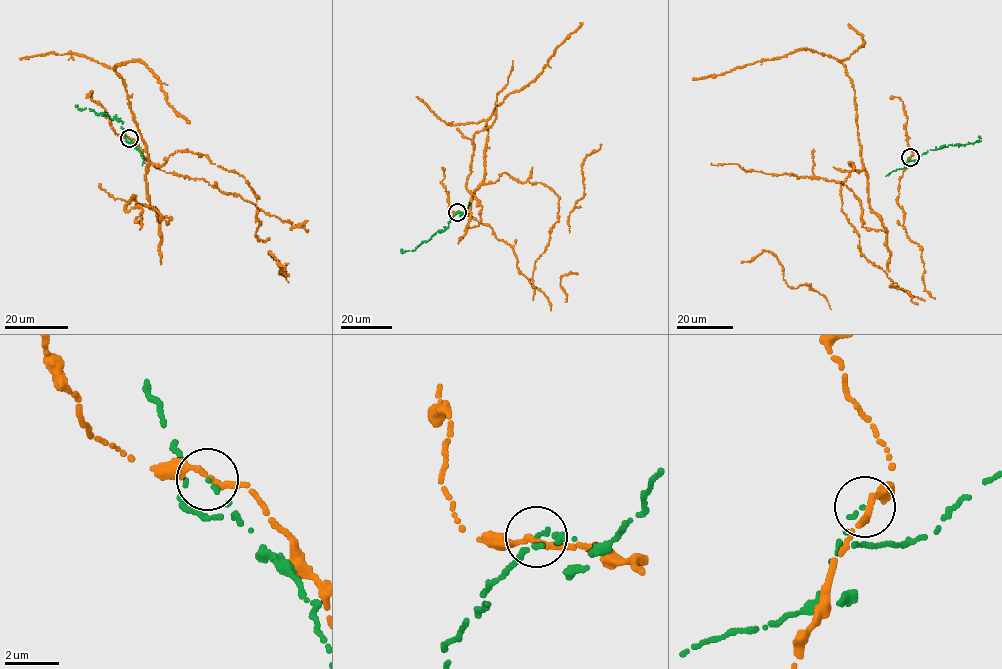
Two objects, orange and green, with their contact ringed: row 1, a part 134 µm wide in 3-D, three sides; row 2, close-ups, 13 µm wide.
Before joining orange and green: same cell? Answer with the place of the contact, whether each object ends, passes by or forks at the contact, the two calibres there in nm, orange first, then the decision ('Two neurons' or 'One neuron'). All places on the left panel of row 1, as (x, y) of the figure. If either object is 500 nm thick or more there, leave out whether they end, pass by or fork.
Place: (129, 138). At the ring orange passes by. At the ring green ends. Thickness 240 nm (orange) against 140 nm. Two neurons

